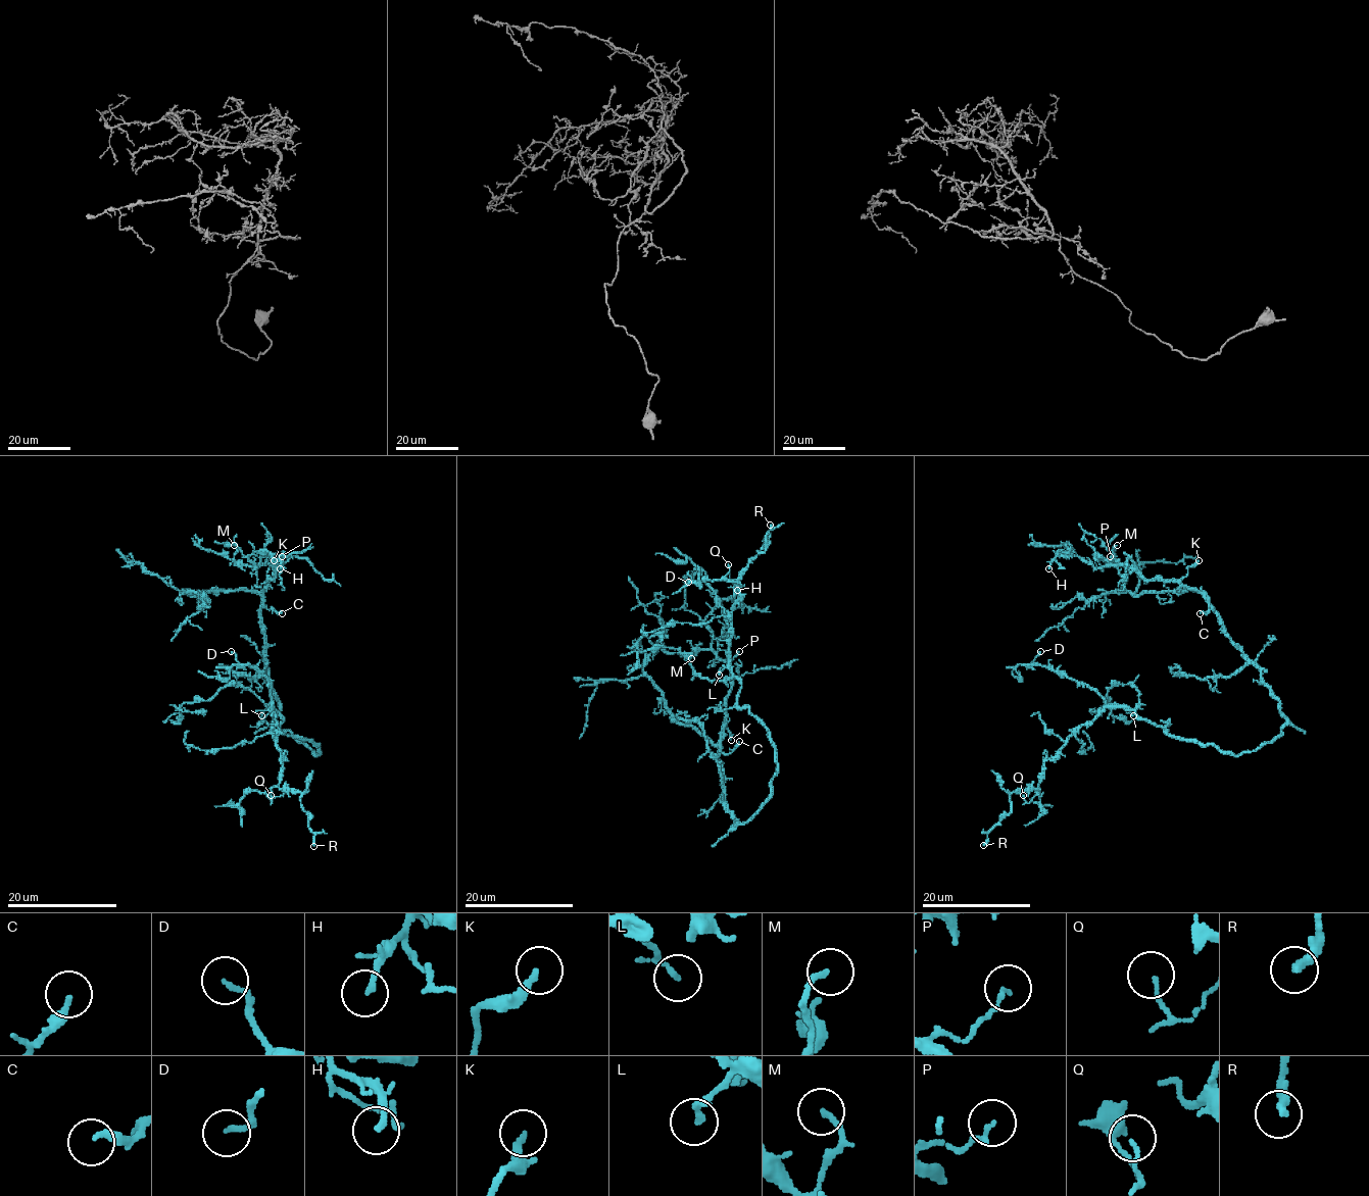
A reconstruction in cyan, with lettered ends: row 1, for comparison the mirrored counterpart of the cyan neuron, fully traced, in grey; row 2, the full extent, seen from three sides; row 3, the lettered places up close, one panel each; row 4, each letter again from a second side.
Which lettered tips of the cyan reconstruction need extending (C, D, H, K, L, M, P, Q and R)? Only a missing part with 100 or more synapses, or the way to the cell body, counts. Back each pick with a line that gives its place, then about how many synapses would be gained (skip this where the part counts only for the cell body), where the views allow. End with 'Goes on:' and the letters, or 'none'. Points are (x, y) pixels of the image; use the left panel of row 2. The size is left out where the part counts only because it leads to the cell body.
Goes on: none

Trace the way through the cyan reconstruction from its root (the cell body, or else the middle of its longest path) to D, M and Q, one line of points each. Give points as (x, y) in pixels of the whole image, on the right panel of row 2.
D: (1273, 738), (1236, 755), (1179, 740), (1131, 709), (1109, 706), (1085, 685), (1031, 665), (1040, 651)
M: (1273, 738), (1287, 721), (1280, 701), (1219, 613), (1195, 590), (1109, 565), (1117, 545)
Q: (1273, 738), (1234, 755), (1179, 740), (1131, 709), (1106, 706), (1044, 762), (1035, 796), (1028, 803), (1023, 795)

